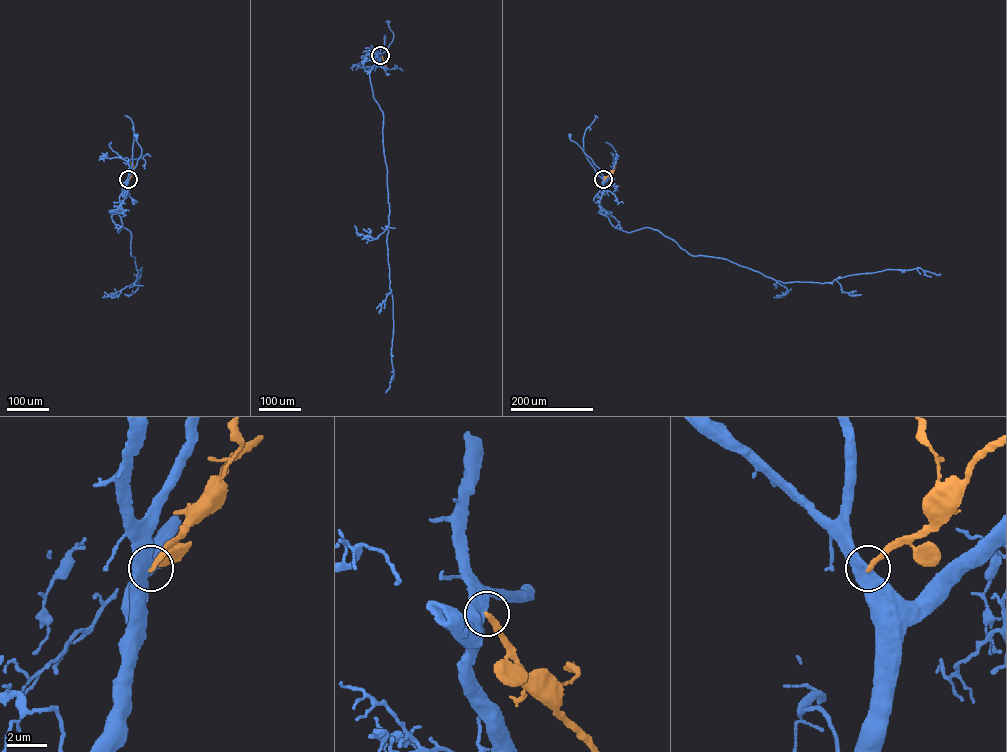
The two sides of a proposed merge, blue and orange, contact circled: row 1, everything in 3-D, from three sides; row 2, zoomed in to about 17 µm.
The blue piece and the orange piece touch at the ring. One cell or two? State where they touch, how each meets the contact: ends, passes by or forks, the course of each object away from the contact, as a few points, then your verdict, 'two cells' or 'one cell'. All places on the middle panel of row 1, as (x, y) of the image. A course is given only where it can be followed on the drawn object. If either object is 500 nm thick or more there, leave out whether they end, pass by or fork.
at (380, 55); blue runs (380, 55), (393, 38), (388, 22); orange runs (380, 55), (386, 66), (383, 68); two cells

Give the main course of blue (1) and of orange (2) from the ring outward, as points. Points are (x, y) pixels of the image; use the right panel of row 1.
1: (603, 179), (600, 169), (570, 135)
2: (603, 179), (611, 173), (616, 162)

